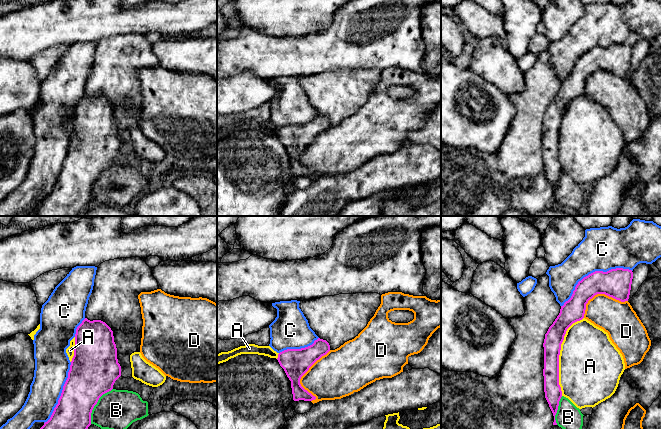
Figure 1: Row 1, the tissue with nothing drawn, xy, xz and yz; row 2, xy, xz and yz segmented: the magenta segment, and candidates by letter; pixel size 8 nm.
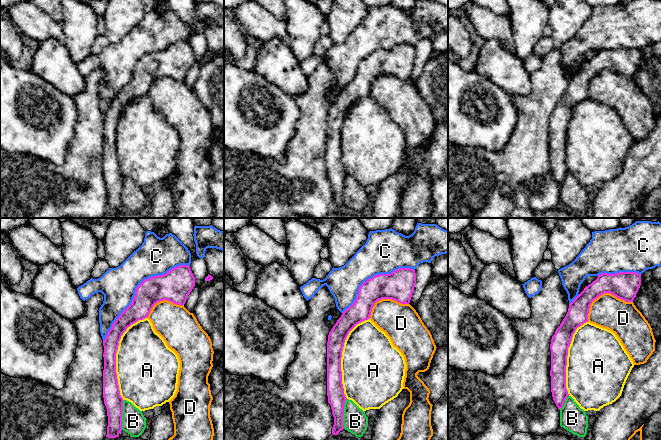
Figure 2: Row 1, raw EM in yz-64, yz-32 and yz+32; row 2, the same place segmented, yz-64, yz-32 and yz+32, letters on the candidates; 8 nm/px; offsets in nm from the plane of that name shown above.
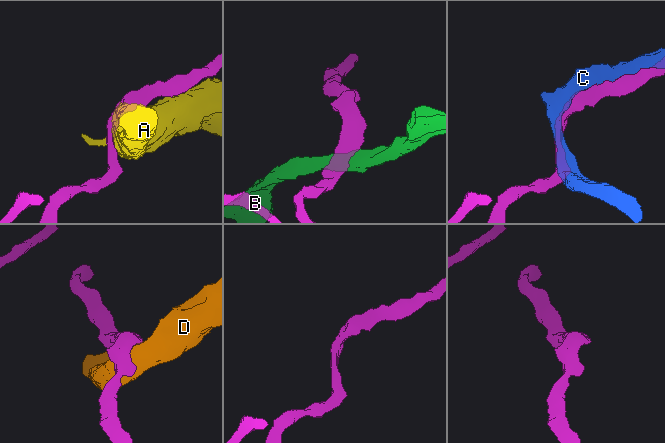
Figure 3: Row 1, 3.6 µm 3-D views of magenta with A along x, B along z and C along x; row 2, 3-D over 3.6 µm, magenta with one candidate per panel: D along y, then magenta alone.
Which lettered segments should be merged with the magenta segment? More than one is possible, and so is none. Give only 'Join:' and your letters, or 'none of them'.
Join: C

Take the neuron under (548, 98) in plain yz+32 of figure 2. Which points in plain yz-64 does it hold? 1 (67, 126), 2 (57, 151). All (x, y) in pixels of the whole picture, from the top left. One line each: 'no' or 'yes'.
1: no
2: no

